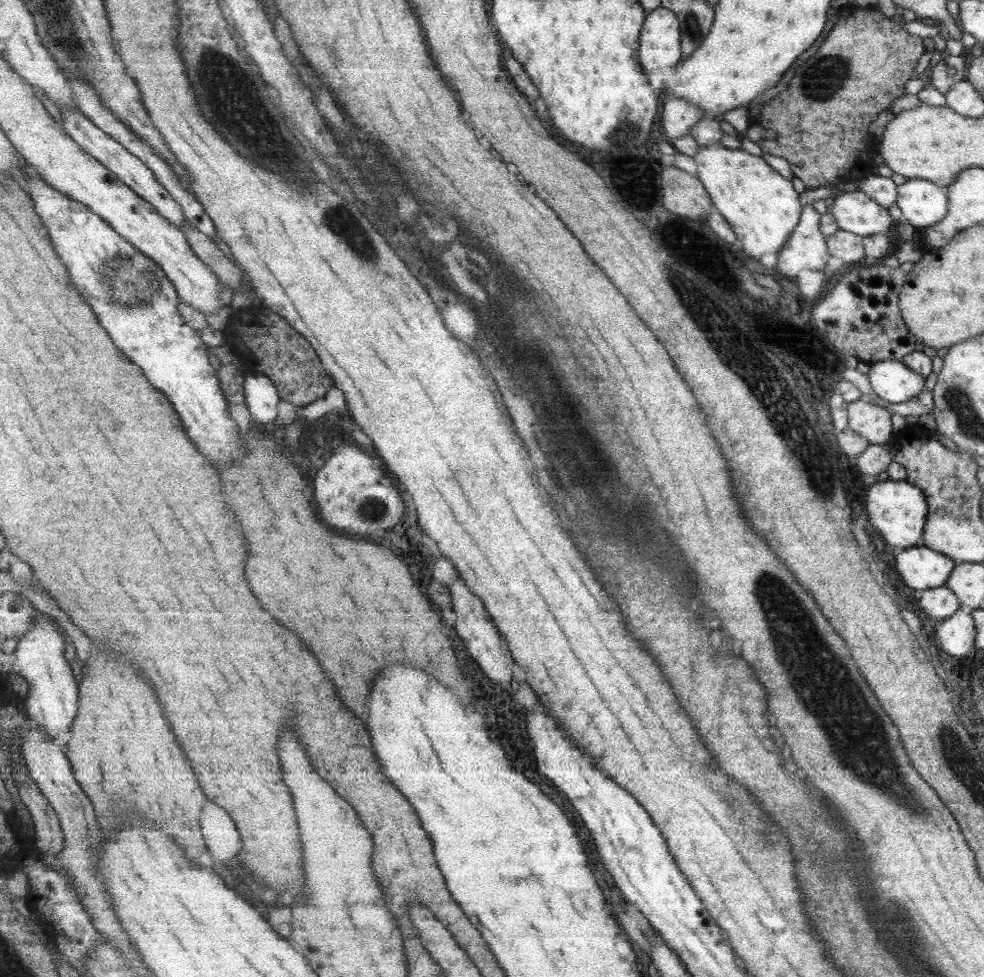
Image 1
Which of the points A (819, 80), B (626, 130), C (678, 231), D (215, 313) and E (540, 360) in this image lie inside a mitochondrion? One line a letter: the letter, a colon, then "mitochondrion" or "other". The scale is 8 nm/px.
A: mitochondrion
B: mitochondrion
C: other
D: other
E: mitochondrion

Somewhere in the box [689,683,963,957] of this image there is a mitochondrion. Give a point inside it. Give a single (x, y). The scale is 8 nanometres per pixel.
(896, 919)

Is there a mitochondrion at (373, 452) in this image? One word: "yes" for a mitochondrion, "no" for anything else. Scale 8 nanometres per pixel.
no

